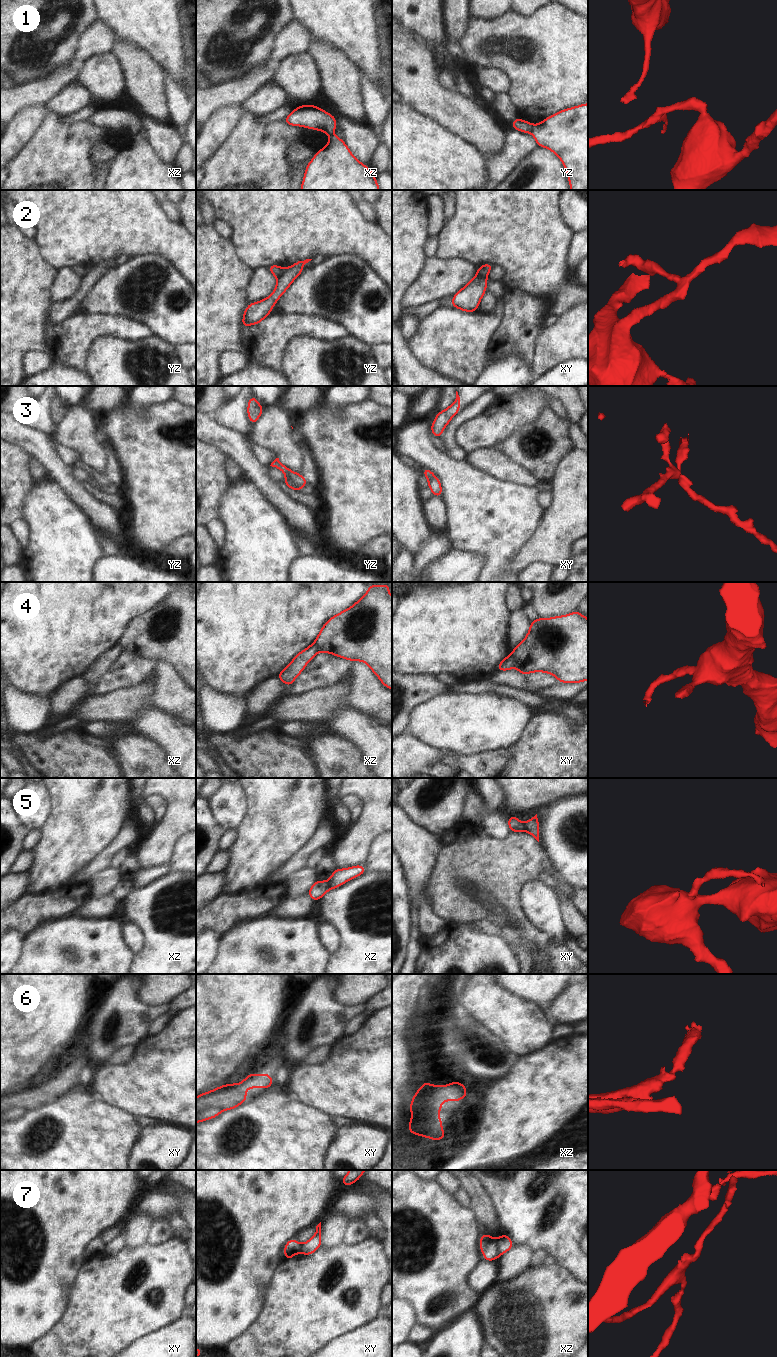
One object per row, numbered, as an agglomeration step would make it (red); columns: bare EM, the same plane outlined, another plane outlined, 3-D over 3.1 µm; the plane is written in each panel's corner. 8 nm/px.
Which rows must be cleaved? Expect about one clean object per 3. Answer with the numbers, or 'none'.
1, 2, 3, 4, 5, 7

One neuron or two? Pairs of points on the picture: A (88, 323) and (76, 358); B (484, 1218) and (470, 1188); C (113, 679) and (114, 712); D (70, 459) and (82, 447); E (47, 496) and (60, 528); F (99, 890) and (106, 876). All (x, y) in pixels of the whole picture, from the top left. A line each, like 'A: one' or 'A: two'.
A: one
B: one
C: two
D: two
E: one
F: one

